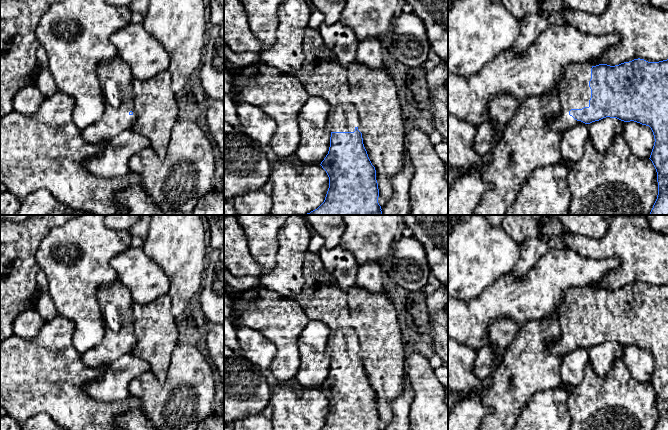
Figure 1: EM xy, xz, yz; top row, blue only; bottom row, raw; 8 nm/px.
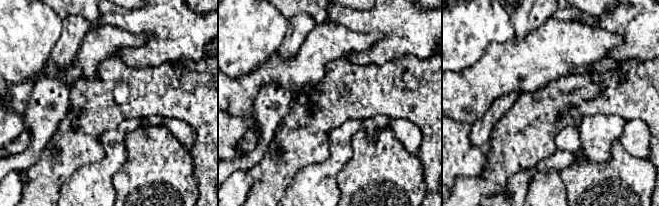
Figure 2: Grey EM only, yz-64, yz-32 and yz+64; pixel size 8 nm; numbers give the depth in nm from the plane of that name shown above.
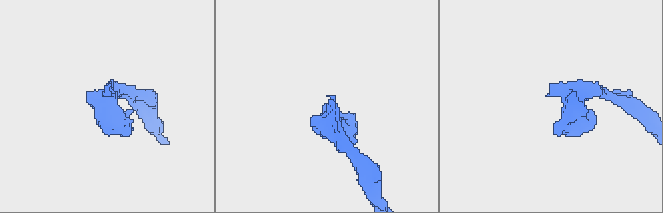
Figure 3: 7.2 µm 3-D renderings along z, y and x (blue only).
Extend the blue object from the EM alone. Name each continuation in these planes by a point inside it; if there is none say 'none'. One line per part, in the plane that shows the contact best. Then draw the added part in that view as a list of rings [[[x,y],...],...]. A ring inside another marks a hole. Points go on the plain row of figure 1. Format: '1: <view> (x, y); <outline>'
1: yz (573, 316); [[[573,287],[565,293],[563,301],[552,314],[557,318],[560,333],[554,338],[553,343],[547,344],[547,355],[565,356],[571,351],[583,347],[570,340],[569,335],[589,331],[591,292],[590,287]]]

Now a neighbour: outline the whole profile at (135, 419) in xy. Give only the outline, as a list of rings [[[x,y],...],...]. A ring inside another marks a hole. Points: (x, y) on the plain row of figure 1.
[[[133,409],[115,417],[116,430],[157,430],[141,409]]]

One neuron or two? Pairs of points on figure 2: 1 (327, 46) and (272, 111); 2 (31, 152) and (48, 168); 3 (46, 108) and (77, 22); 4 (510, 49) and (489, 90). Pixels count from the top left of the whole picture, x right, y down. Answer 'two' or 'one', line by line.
1: two
2: two
3: one
4: one

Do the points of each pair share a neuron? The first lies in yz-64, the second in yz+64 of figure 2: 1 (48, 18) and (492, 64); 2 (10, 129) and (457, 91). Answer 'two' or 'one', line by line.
1: two
2: two

